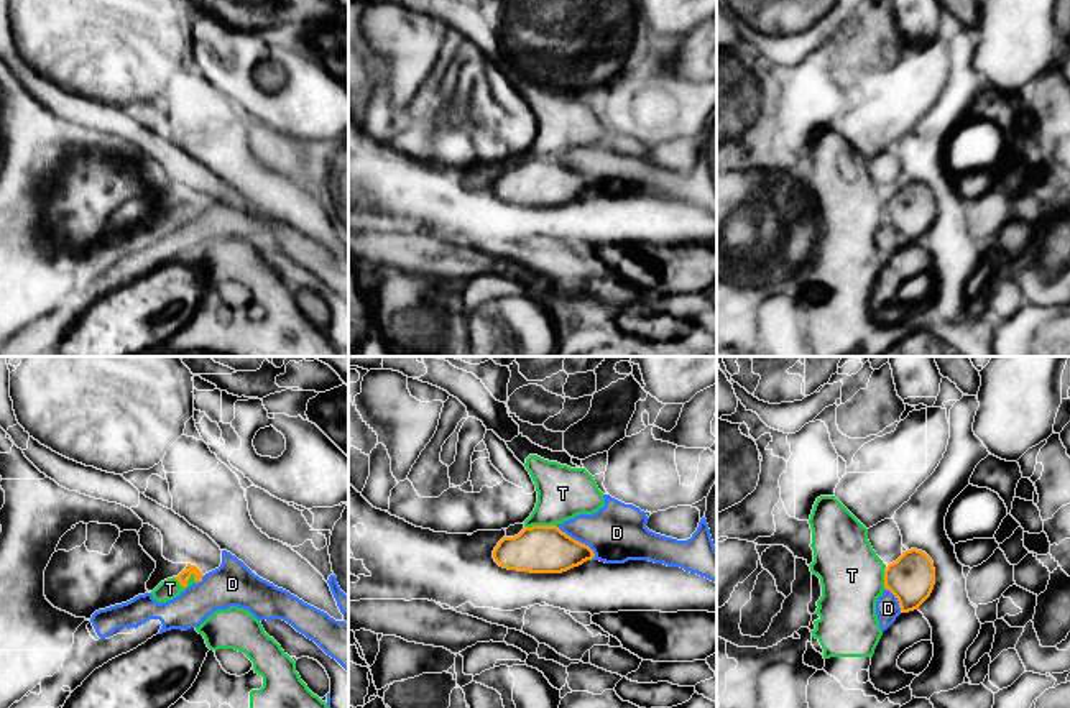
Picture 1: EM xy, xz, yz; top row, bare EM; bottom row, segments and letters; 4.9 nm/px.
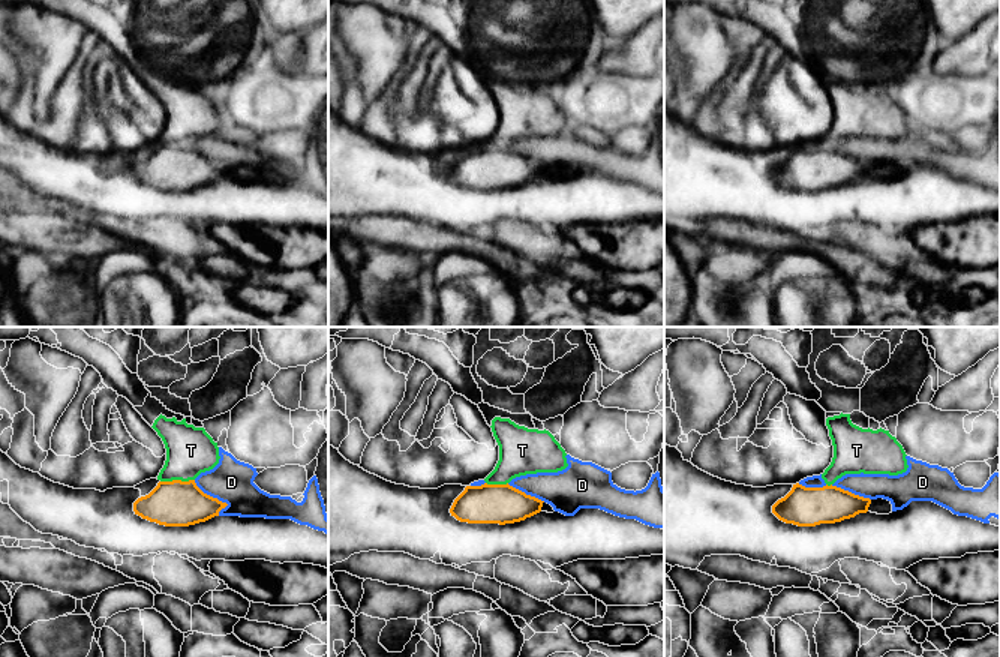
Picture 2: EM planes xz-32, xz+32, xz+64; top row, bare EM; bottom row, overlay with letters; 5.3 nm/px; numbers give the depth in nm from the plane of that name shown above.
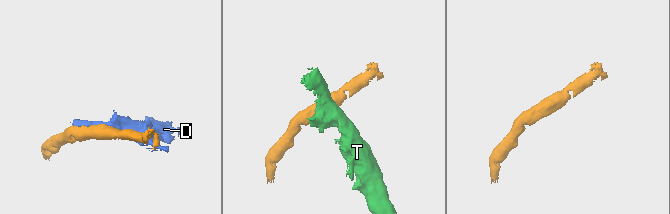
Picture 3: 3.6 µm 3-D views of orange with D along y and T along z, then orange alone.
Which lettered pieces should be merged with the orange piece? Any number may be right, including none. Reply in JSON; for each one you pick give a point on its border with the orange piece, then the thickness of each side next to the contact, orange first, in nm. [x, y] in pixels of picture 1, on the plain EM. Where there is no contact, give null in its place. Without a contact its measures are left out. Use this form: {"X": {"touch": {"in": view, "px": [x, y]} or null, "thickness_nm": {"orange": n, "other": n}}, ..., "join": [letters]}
{"join": []}

